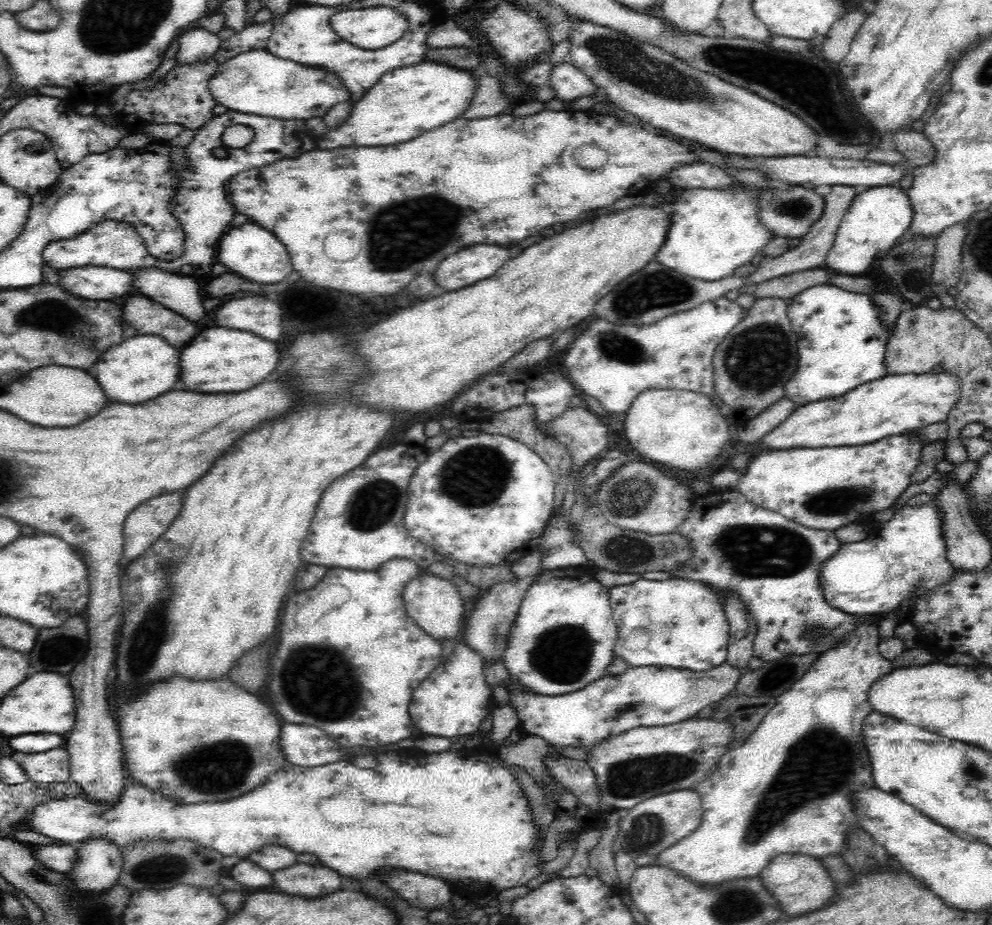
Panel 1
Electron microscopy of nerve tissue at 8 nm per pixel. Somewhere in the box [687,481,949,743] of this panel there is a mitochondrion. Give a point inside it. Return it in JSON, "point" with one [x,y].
{"point":[751,550]}

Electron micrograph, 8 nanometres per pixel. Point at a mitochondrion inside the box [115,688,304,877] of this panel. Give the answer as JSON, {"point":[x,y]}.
{"point":[223,766]}

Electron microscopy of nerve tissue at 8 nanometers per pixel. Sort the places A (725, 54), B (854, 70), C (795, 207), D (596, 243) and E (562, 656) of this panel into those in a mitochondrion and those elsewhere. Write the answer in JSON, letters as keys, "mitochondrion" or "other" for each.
{"A":"mitochondrion","B":"mitochondrion","C":"mitochondrion","D":"other","E":"mitochondrion"}

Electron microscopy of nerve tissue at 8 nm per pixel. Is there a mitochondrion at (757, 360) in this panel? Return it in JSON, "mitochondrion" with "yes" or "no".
{"mitochondrion":"yes"}

